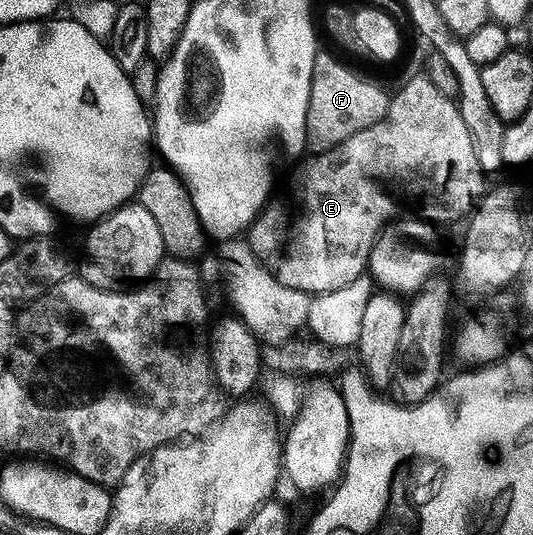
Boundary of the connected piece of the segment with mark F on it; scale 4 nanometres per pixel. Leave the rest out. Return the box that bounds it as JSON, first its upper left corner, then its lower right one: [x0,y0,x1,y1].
[304,50,389,153]

